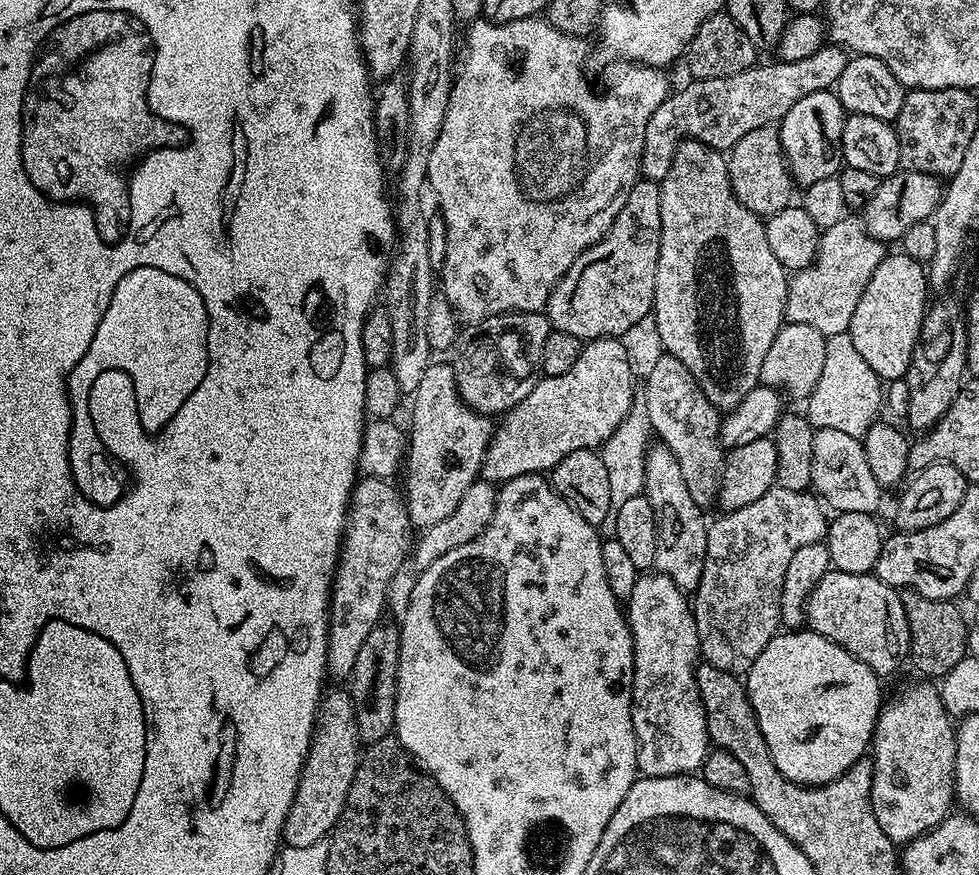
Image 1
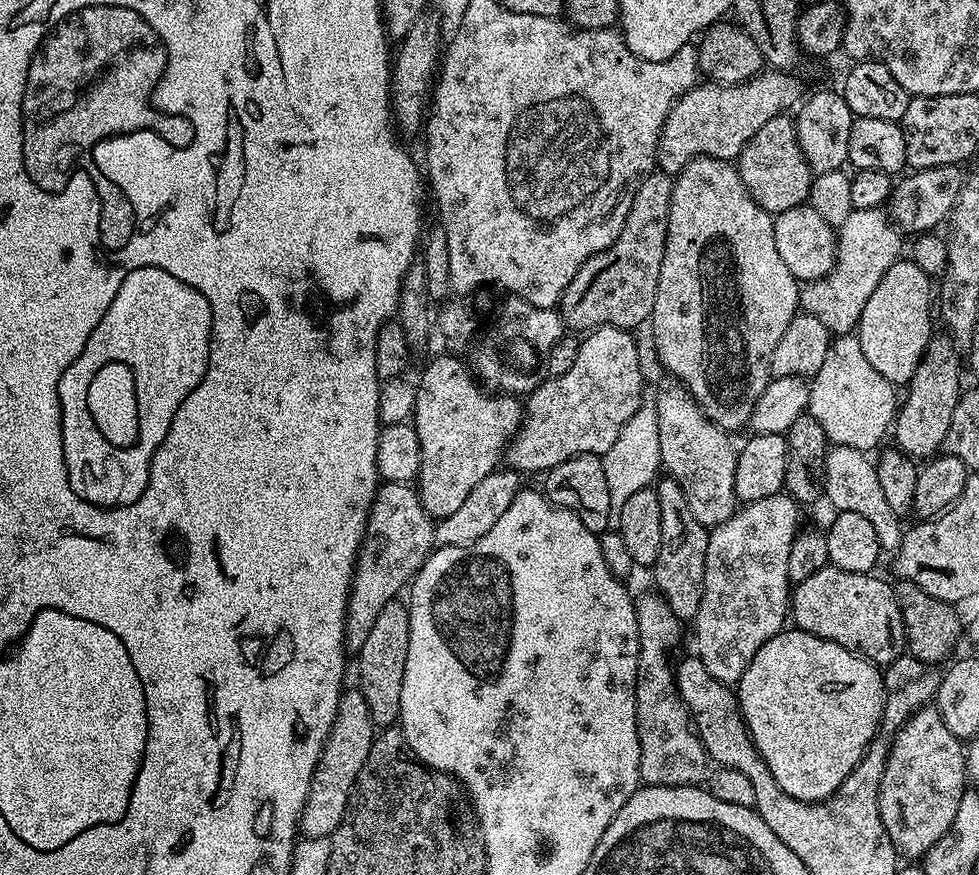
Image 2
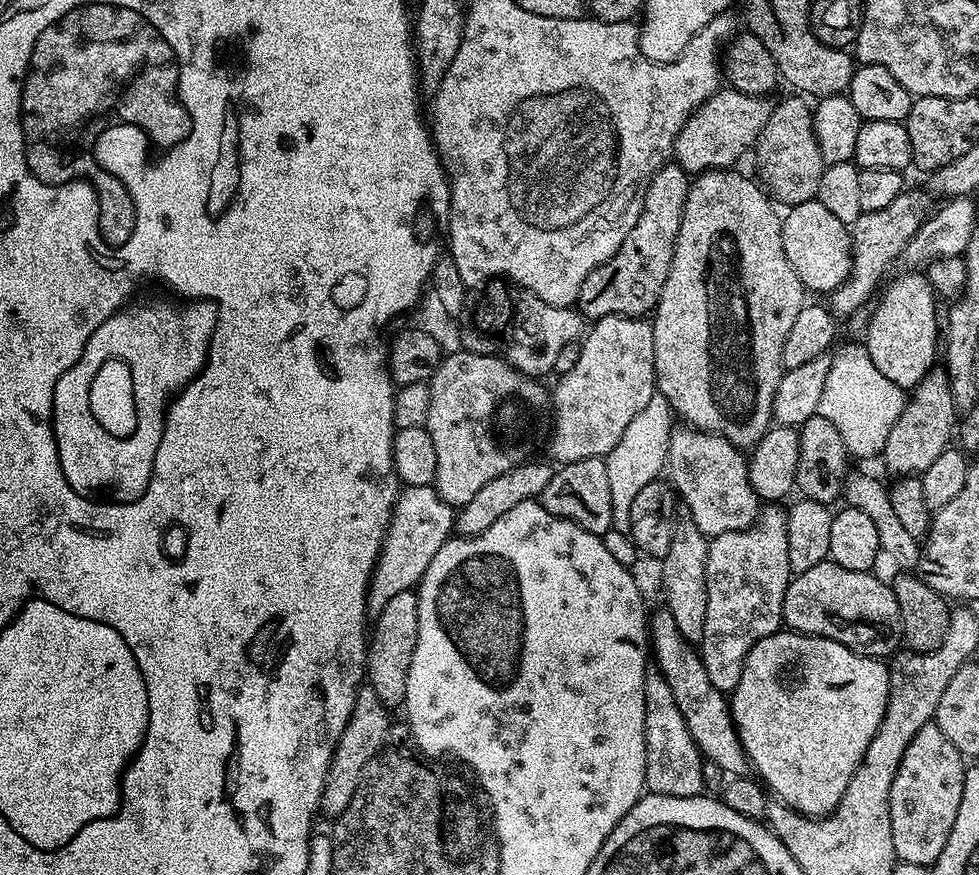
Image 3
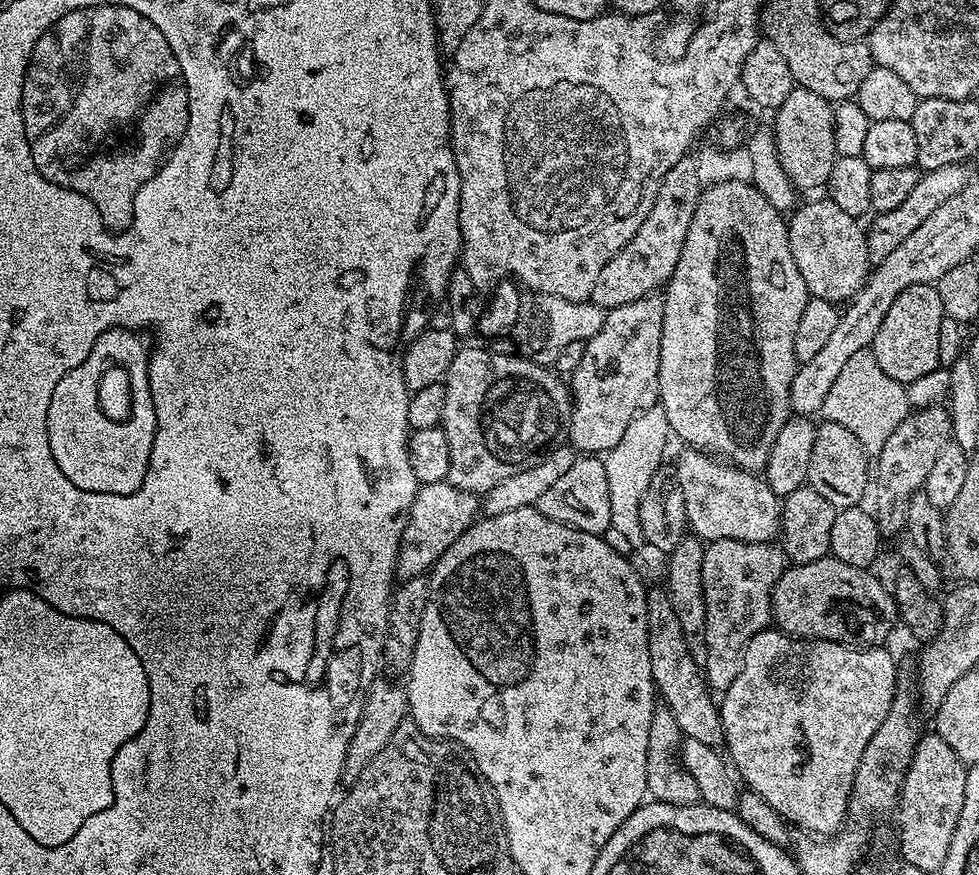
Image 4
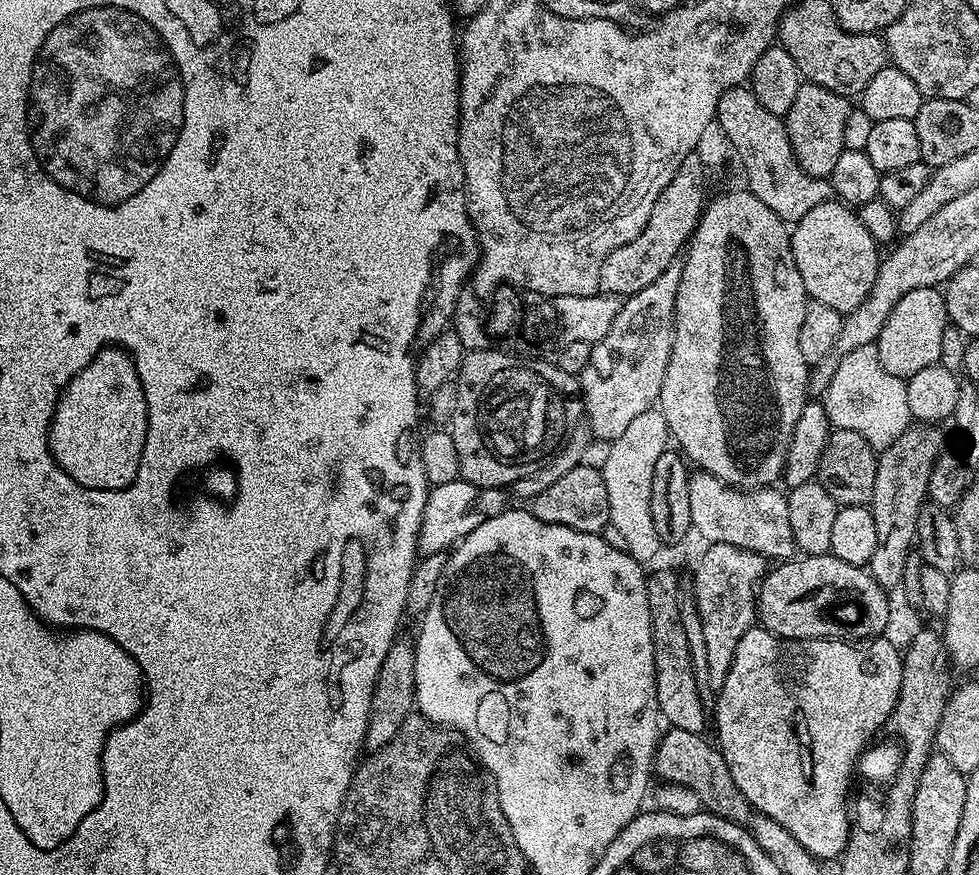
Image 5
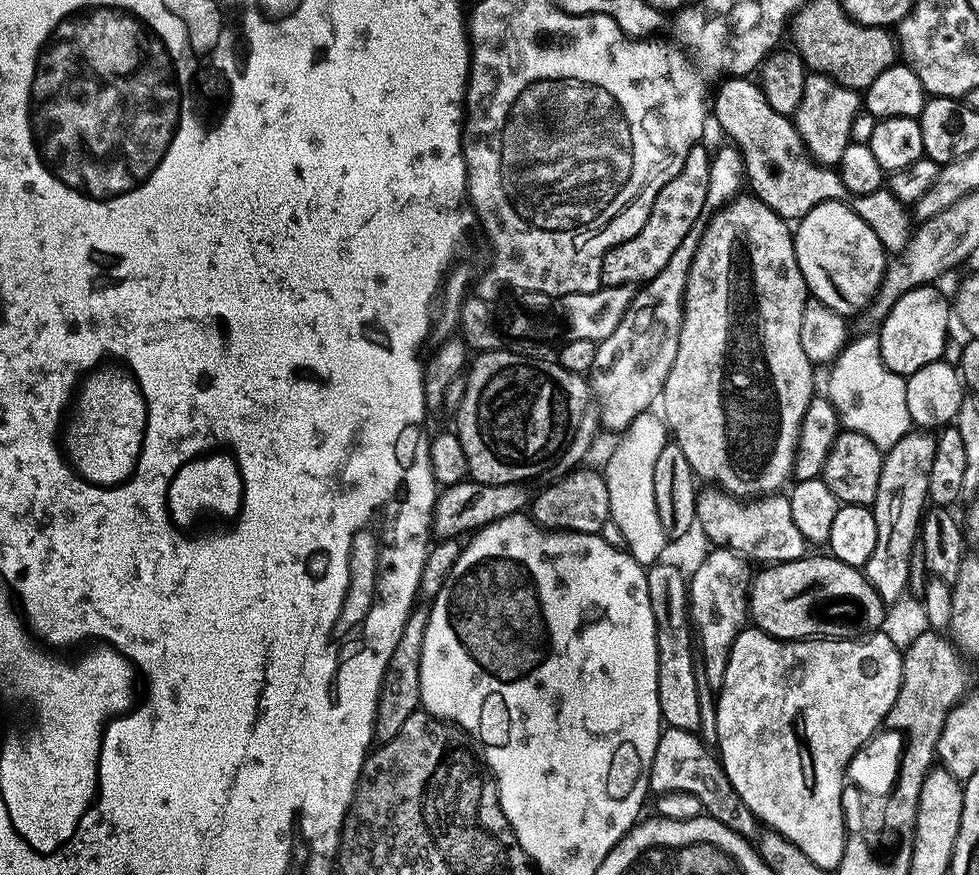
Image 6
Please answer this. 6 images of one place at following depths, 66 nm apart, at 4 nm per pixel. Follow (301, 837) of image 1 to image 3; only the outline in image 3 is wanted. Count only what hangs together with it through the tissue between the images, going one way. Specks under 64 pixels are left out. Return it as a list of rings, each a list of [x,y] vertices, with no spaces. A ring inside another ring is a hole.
[[[361,686],[356,695],[354,710],[350,714],[350,722],[346,730],[342,730],[342,738],[332,752],[332,761],[320,799],[320,812],[323,815],[335,818],[346,810],[346,806],[350,806],[350,798],[354,798],[354,790],[358,790],[362,770],[366,770],[370,761],[379,752],[383,752],[389,743],[388,731],[392,728],[392,720],[388,716],[391,716],[390,709],[382,702],[382,698],[378,698],[372,688]]]

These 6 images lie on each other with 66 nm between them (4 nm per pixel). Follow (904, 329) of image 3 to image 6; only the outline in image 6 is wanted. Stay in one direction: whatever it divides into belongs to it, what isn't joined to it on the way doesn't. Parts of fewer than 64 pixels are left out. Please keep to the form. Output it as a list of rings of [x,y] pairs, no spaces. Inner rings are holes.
[[[936,286],[915,288],[898,302],[882,318],[884,324],[878,329],[882,362],[894,370],[894,374],[907,378],[927,363],[939,361],[948,344],[948,320],[950,324],[950,300]]]

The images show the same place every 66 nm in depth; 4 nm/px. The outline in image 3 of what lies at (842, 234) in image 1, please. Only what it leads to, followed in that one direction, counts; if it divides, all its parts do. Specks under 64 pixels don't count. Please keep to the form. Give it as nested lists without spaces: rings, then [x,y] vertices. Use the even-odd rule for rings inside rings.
[[[905,190],[886,210],[861,212],[855,224],[851,225],[852,234],[852,272],[831,294],[830,311],[837,318],[847,318],[865,307],[864,303],[877,293],[880,279],[892,263],[904,255],[904,247],[914,238],[926,219],[924,196],[920,192]]]

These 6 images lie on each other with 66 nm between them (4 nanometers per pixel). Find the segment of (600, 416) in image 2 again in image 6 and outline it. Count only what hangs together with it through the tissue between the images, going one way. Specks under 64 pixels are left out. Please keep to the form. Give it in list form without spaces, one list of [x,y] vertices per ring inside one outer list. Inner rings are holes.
[[[703,219],[690,226],[686,238],[682,238],[678,250],[674,250],[674,255],[667,260],[664,269],[633,295],[614,334],[596,345],[596,367],[590,384],[595,395],[597,392],[604,396],[602,424],[605,429],[613,428],[613,433],[623,432],[630,426],[630,422],[634,422],[634,418],[638,418],[638,414],[649,411],[653,407],[652,403],[661,399],[670,366],[674,366],[674,358],[678,355],[686,282],[690,278],[694,254],[699,250],[705,227]]]

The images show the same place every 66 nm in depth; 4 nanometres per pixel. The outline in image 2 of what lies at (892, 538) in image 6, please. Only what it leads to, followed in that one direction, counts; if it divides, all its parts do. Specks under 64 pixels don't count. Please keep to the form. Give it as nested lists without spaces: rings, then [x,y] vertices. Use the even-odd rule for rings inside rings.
[[[933,335],[906,385],[908,393],[905,396],[903,393],[894,421],[894,444],[905,456],[932,458],[943,447],[954,418],[954,406],[958,406],[962,395],[960,368],[962,372],[962,356],[956,351],[952,337]]]

